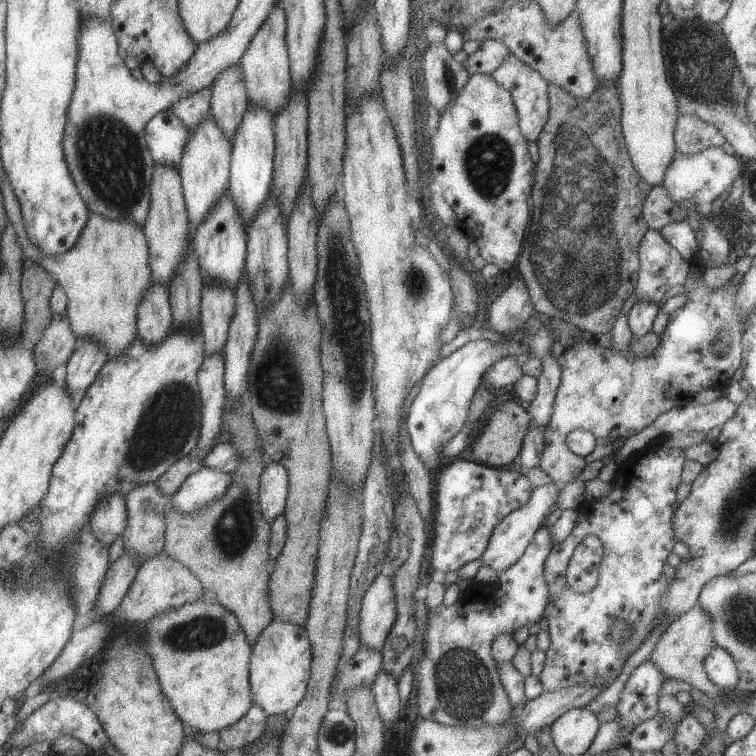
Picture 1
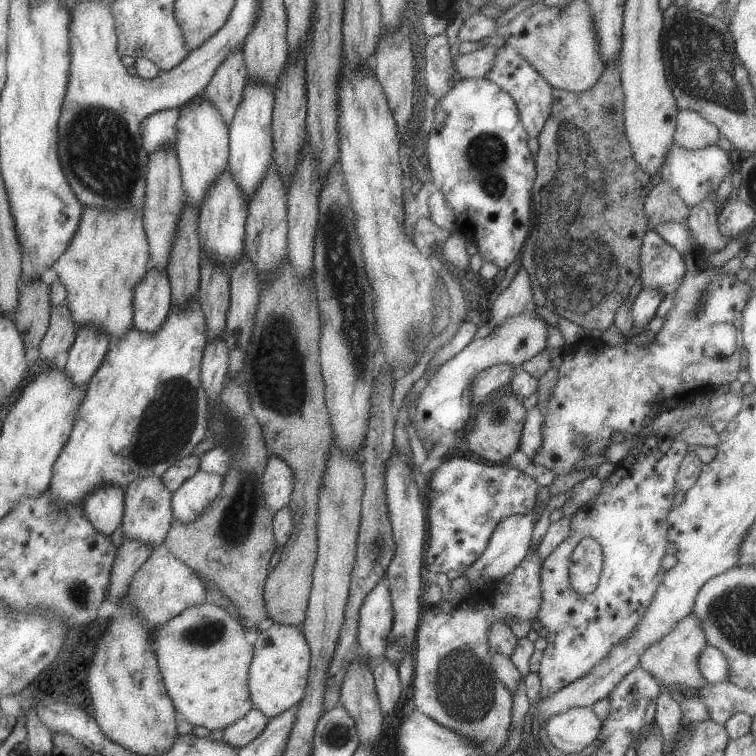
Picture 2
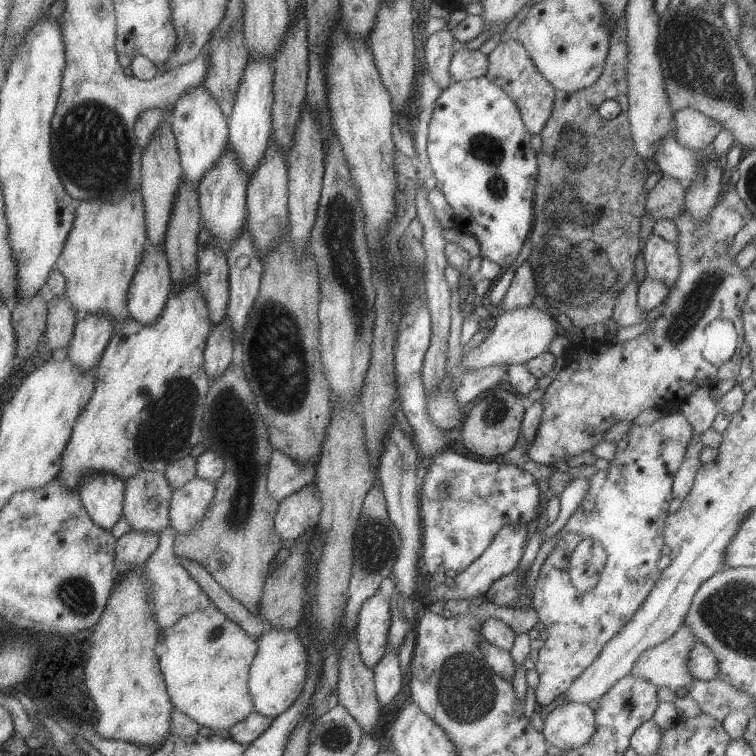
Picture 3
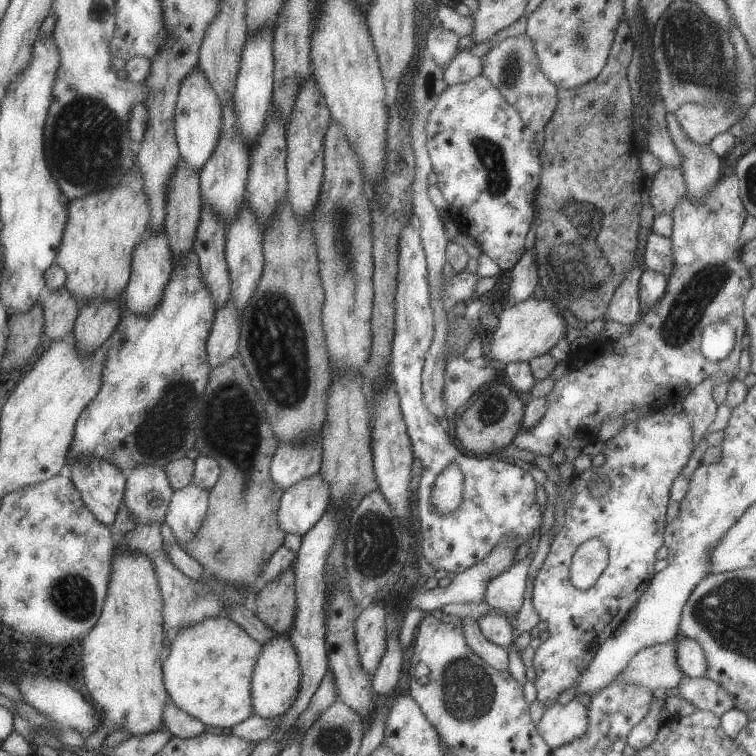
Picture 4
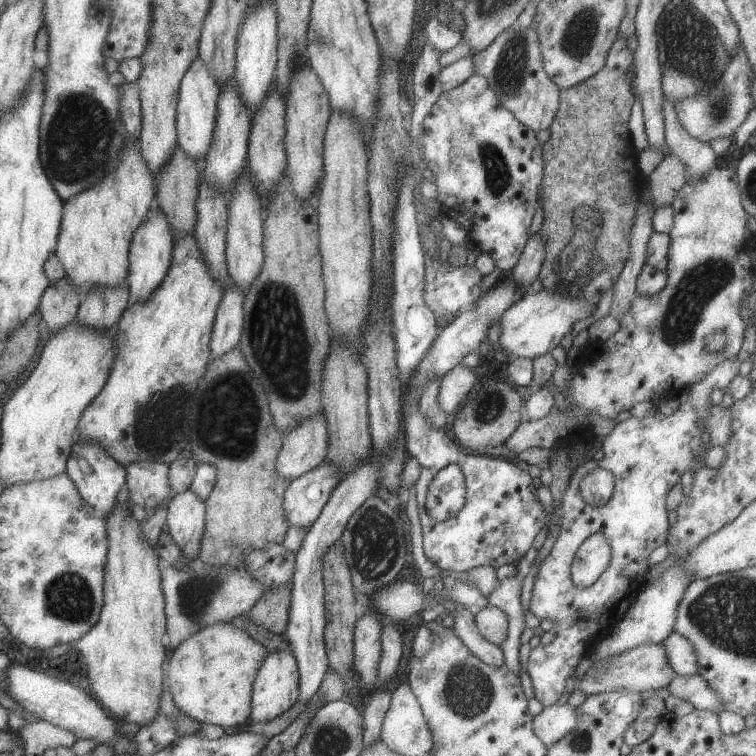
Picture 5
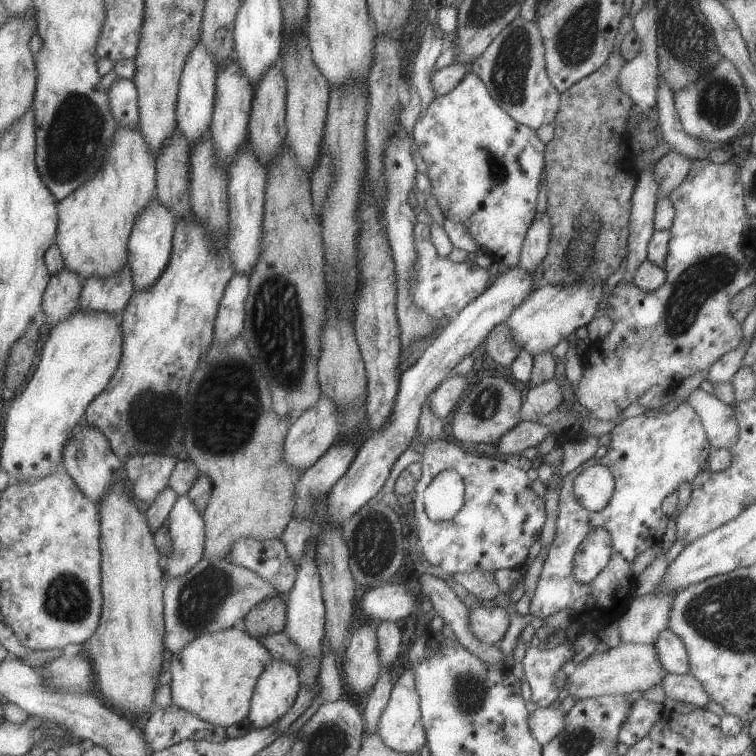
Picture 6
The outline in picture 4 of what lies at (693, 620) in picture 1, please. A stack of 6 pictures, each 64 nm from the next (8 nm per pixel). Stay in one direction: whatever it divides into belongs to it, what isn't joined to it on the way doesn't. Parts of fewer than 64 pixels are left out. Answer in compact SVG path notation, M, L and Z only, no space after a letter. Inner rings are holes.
M679 638L637 650L625 668L615 676L615 682L645 686L649 690L675 688L683 674L675 662L675 644Z

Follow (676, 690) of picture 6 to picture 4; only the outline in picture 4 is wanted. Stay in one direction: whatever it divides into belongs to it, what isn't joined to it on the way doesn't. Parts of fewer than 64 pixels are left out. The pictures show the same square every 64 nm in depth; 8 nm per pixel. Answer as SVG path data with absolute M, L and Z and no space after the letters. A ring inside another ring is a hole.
M683 676L675 688L678 691L677 696L691 702L695 709L710 712L717 718L733 709L733 698L707 677Z

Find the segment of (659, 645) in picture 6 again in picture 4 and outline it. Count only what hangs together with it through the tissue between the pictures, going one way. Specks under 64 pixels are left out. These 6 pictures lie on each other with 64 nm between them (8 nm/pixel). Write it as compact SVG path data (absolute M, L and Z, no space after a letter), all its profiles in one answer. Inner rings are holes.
M676 635L677 644L675 644L675 662L677 668L681 670L683 676L705 677L706 662L701 647L695 642L682 635Z

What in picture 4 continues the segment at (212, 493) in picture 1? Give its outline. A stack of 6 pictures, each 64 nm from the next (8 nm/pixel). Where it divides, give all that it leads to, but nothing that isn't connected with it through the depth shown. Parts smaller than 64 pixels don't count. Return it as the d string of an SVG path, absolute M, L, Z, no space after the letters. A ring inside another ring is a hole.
M193 483L172 492L163 520L171 528L179 547L193 540L193 536L199 532L212 493Z

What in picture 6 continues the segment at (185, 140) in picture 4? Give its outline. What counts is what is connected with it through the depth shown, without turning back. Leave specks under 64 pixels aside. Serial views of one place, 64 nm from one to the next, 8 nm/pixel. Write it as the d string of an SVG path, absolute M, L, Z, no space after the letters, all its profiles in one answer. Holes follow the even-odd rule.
M199 38L197 44L185 56L185 64L183 64L181 74L179 74L176 98L175 118L177 132L187 140L188 144L199 140L199 136L210 127L216 92L215 72L216 67L213 64L213 56L207 52L205 44L201 44L201 38Z

